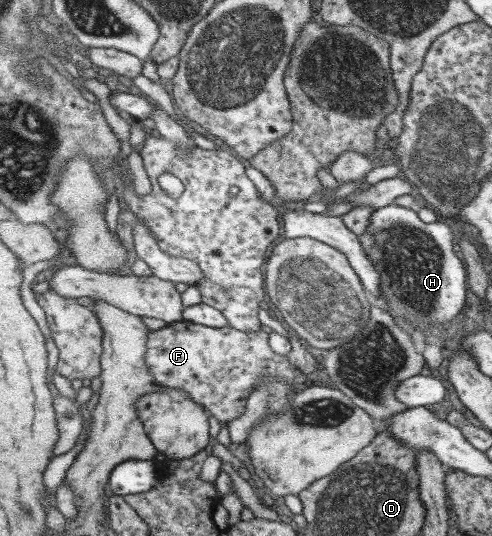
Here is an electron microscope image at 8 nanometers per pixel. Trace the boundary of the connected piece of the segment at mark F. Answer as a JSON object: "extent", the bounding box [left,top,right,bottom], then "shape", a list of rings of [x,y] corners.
{"extent":[146,321,303,421],"shape":[[[177,321],[167,324],[150,334],[149,350],[146,359],[156,379],[164,386],[184,390],[191,400],[203,405],[208,413],[217,420],[235,421],[247,413],[247,403],[252,392],[258,387],[258,382],[266,376],[282,378],[288,382],[300,385],[303,377],[297,365],[287,356],[277,354],[270,344],[270,334],[258,330],[257,332],[243,332],[227,325],[223,328],[213,328],[209,325],[195,324],[189,321]]]}

